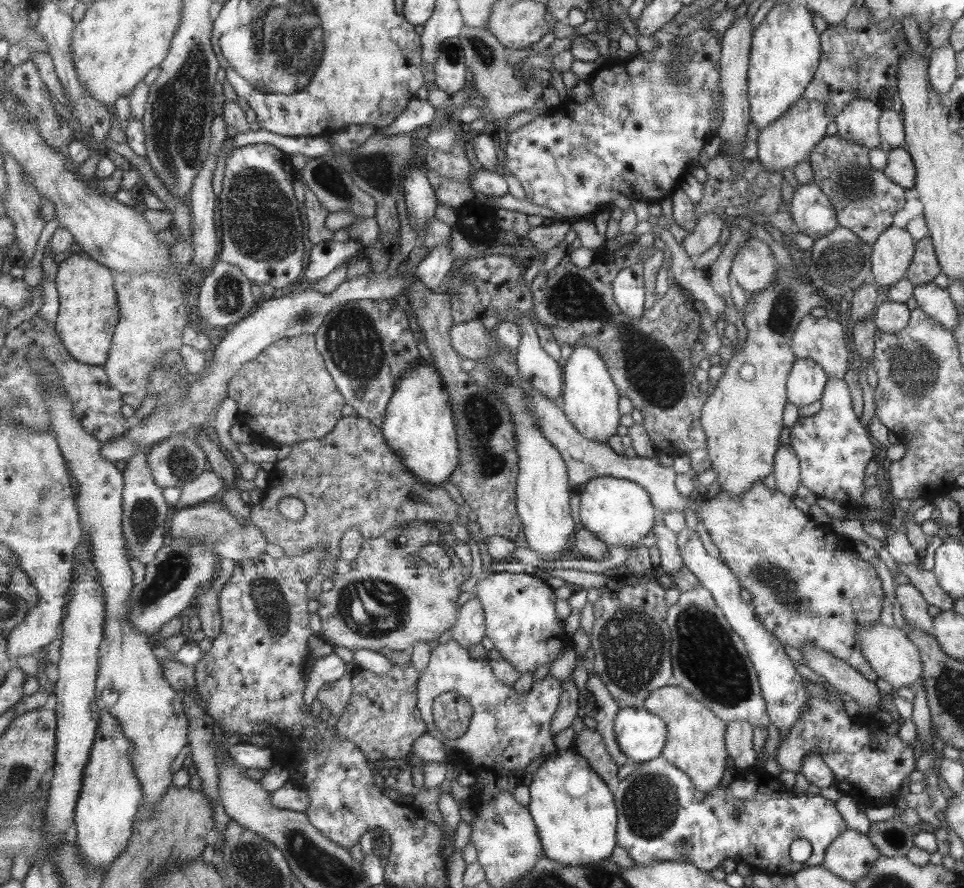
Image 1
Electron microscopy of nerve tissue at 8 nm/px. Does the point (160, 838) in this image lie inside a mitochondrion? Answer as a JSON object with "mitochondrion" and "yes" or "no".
{"mitochondrion":"no"}

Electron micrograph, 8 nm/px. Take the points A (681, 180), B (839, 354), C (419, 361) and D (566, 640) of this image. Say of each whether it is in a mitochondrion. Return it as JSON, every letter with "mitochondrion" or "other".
{"A":"other","B":"other","C":"other","D":"other"}

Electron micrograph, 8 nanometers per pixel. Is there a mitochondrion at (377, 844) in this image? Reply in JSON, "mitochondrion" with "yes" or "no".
{"mitochondrion":"yes"}

